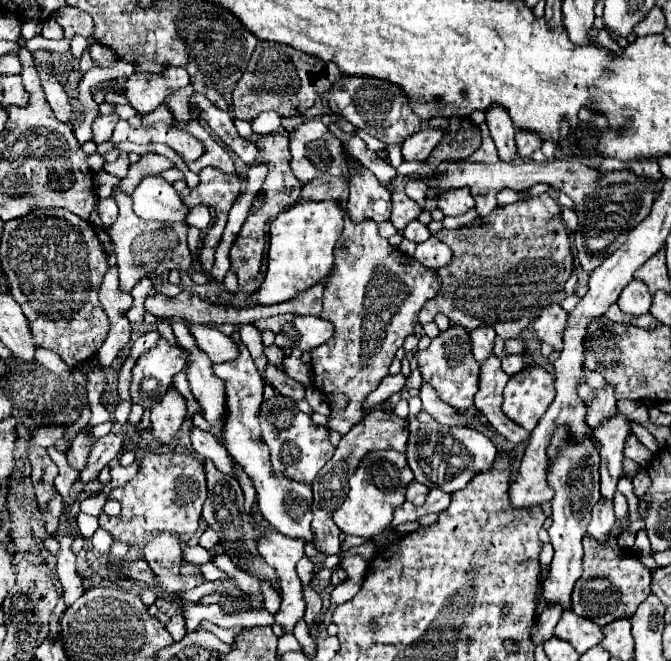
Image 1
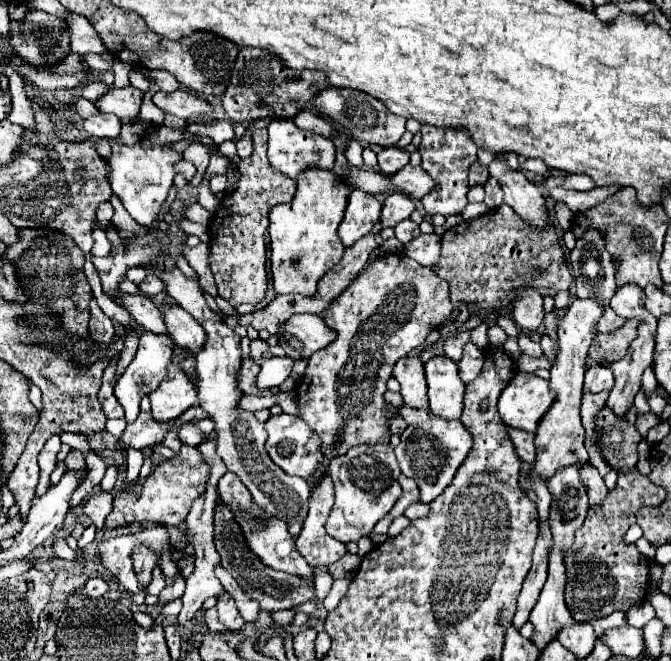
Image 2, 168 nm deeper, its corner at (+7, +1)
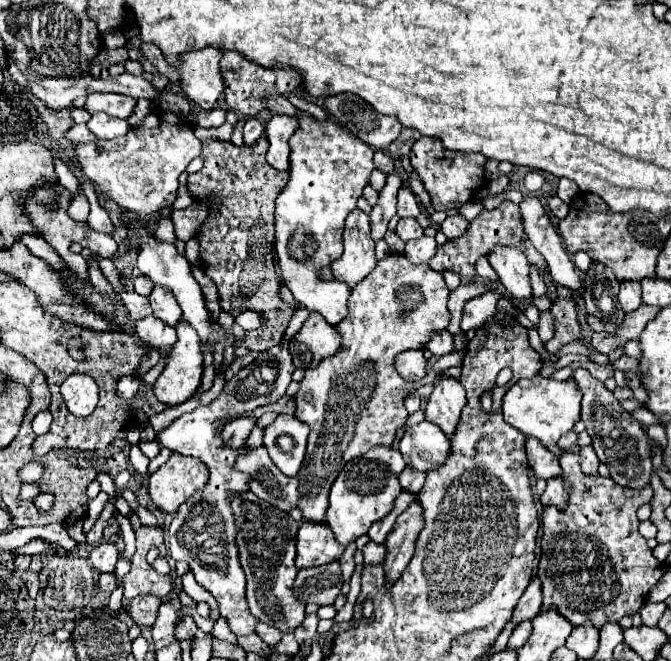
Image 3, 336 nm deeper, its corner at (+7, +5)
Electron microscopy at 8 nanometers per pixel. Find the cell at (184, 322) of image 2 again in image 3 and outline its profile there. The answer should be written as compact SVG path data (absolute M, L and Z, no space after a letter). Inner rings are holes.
M155 286L153 292L149 294L149 302L151 302L155 318L163 320L169 326L177 326L183 312L181 312L181 306L177 304L177 300L169 288Z

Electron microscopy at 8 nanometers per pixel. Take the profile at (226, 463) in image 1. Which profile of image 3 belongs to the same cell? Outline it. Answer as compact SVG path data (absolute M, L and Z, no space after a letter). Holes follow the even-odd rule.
M253 492L233 498L231 506L237 518L237 548L241 554L241 566L247 574L247 602L251 614L283 634L295 632L305 618L305 602L293 596L293 582L297 576L297 522L287 512L269 506L269 502L261 502Z

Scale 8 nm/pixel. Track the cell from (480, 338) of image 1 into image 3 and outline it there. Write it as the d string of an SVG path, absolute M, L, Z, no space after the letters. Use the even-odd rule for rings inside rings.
M437 330L431 334L425 348L435 356L445 356L453 352L453 334L449 334L447 330Z

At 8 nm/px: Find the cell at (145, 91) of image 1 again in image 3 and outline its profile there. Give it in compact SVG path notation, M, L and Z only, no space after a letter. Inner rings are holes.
M91 94L91 96L87 96L85 110L89 114L107 112L107 114L117 116L117 118L129 118L135 104L137 104L135 98L121 96L121 94L119 96L117 94Z

